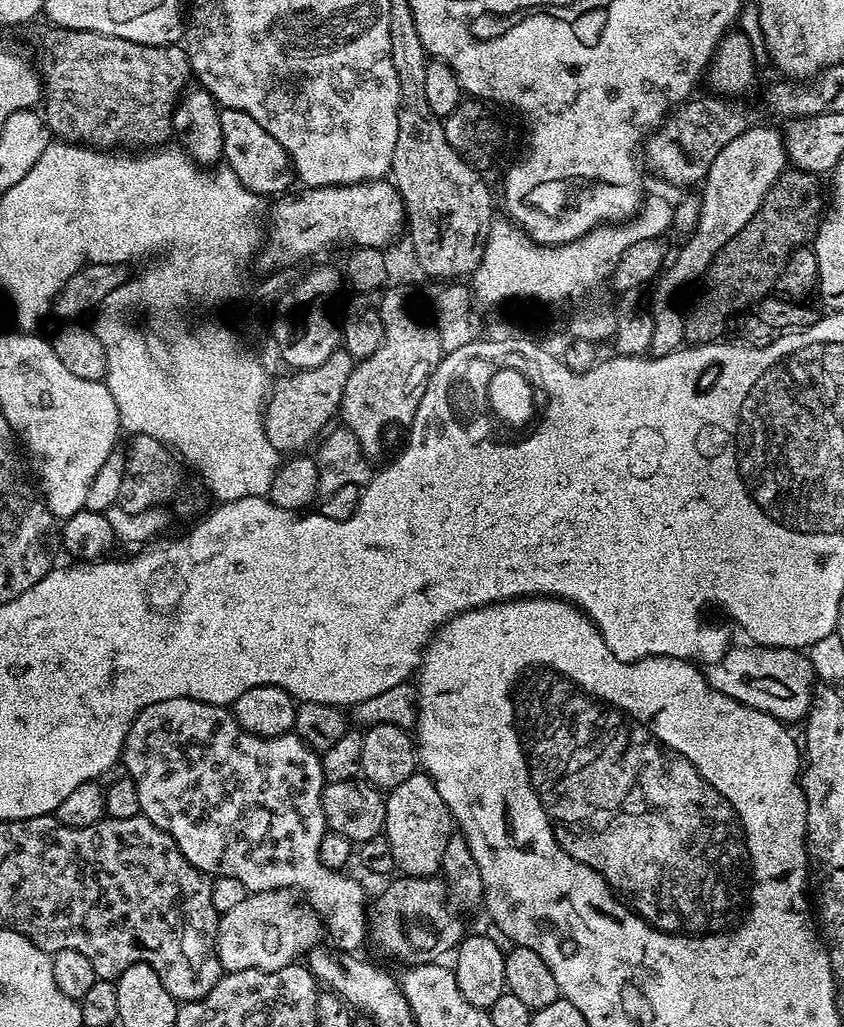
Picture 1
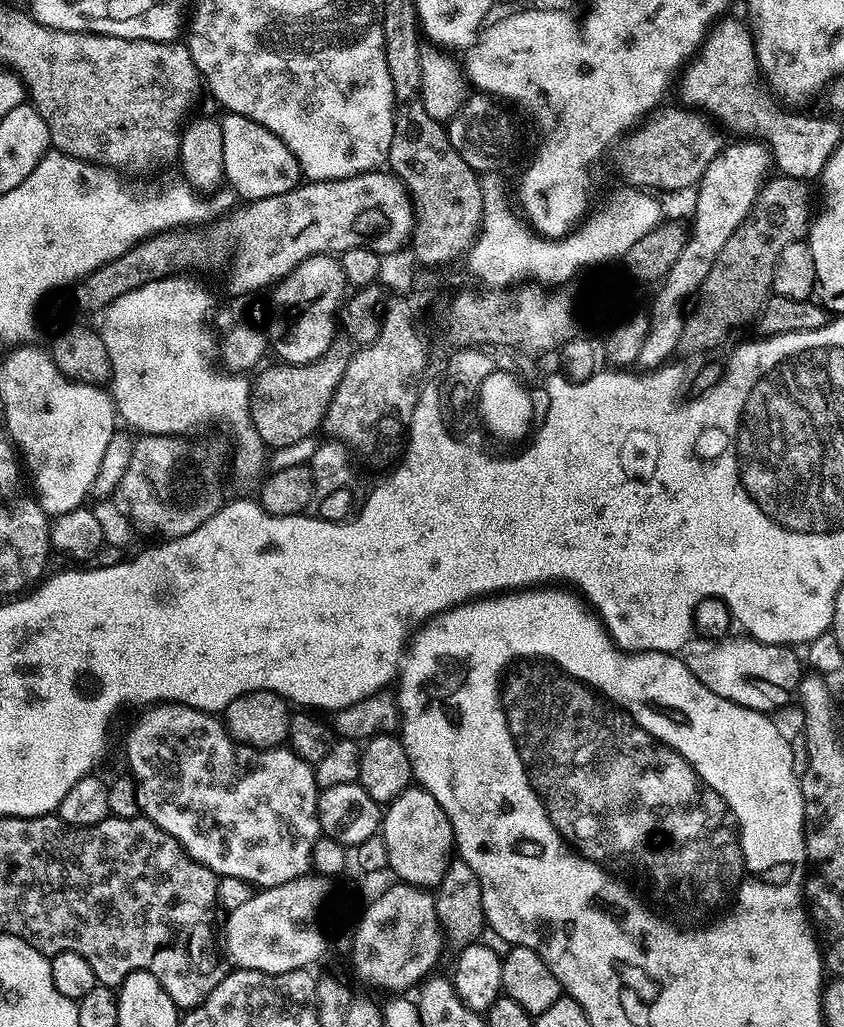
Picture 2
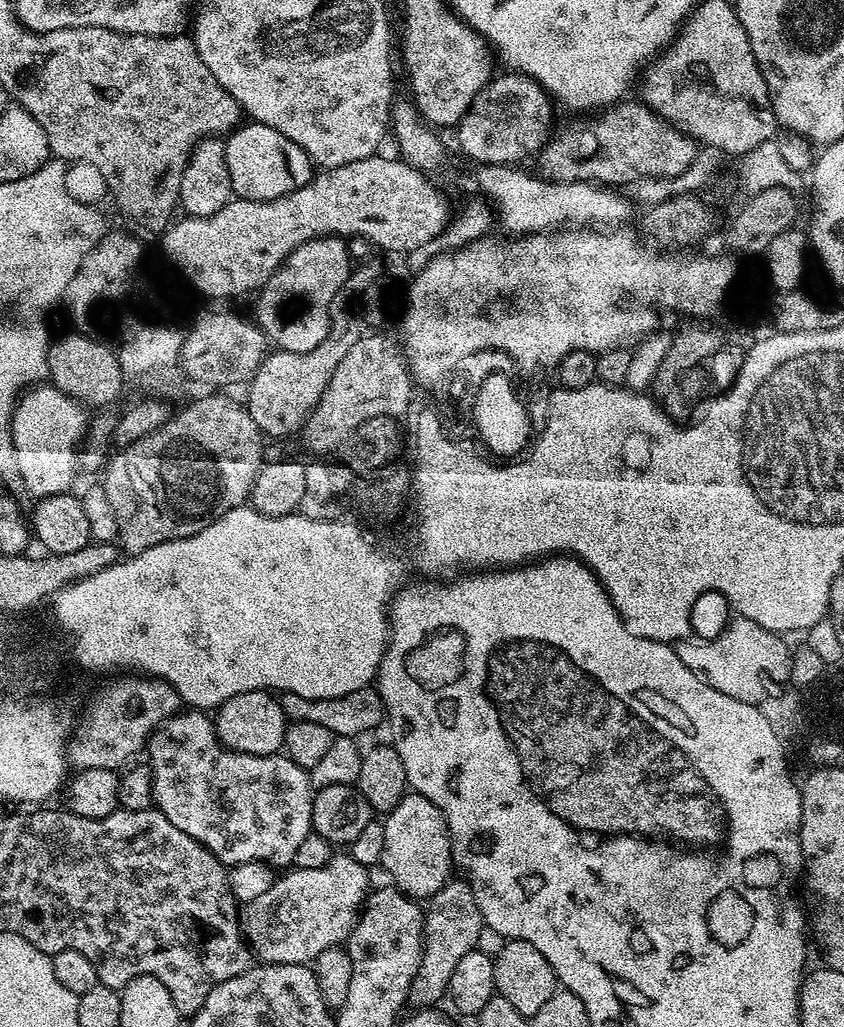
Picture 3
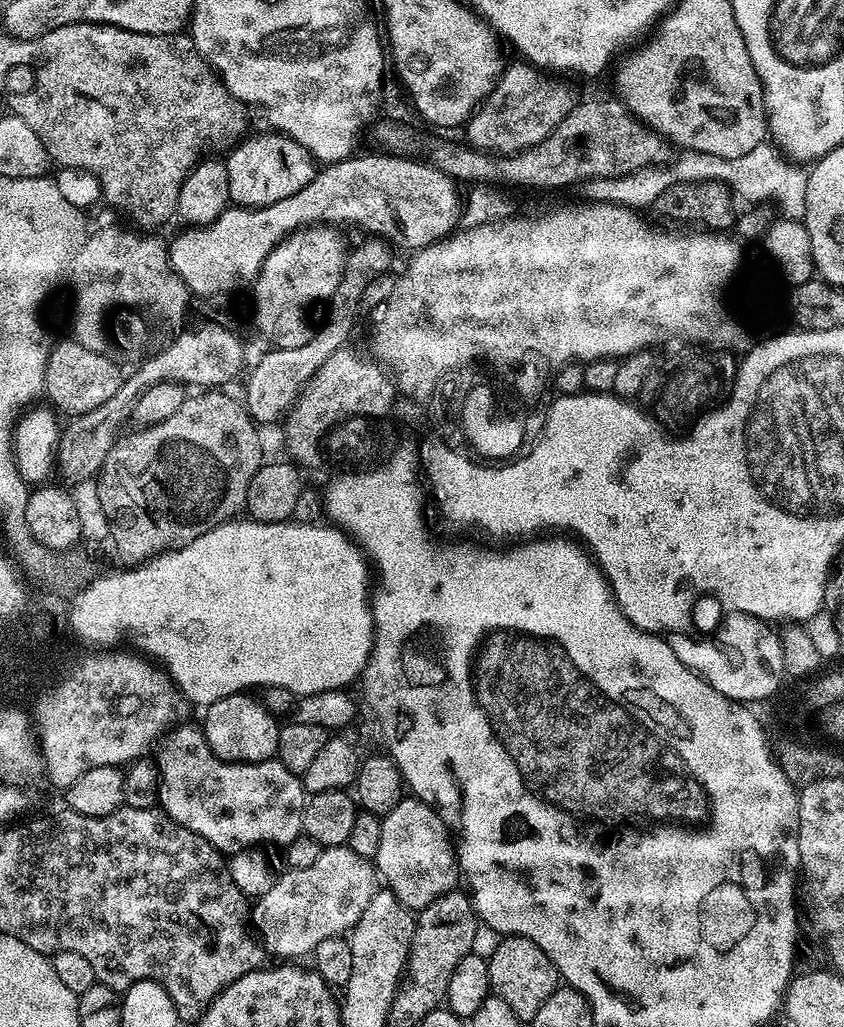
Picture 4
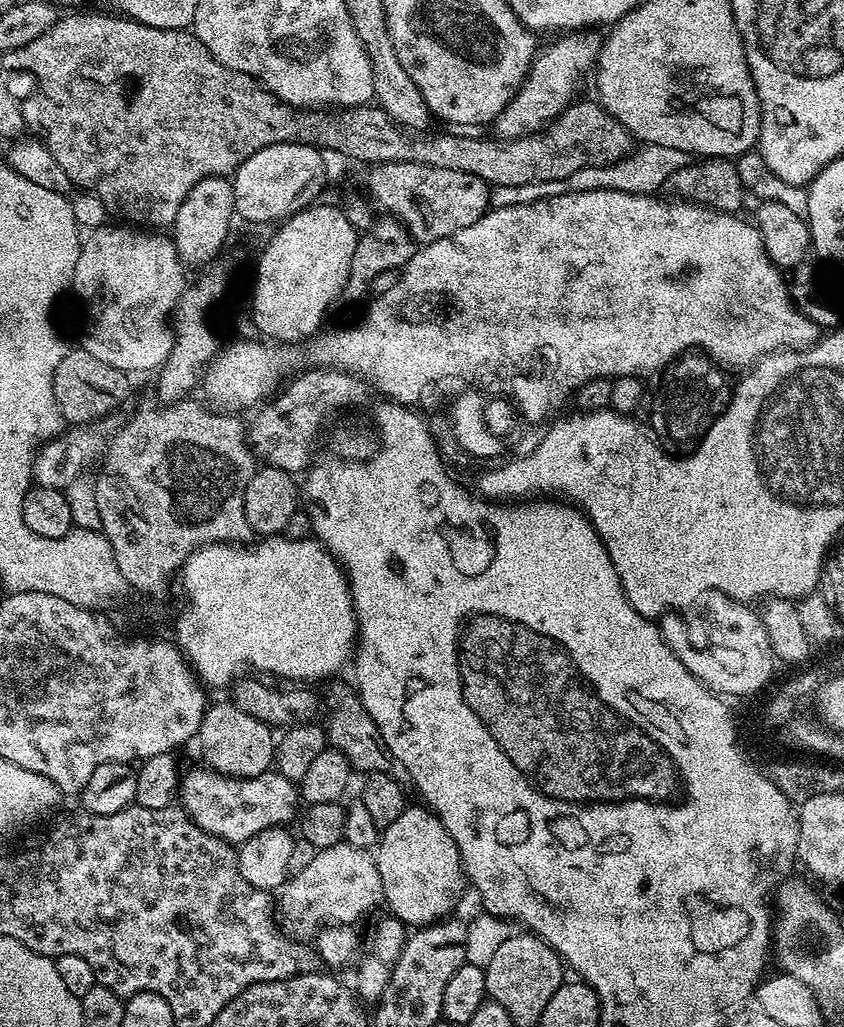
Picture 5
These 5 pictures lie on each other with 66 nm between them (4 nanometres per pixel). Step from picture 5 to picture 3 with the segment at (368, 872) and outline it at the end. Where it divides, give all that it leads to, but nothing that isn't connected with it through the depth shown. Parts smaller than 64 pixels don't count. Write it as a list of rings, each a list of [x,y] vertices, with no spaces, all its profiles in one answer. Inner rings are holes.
[[[350,854],[333,855],[332,861],[314,870],[293,867],[284,877],[273,879],[270,890],[262,898],[247,901],[242,912],[242,931],[248,947],[266,964],[306,964],[334,944],[343,945],[352,933],[357,919],[370,895],[368,888],[369,869],[359,864]]]

